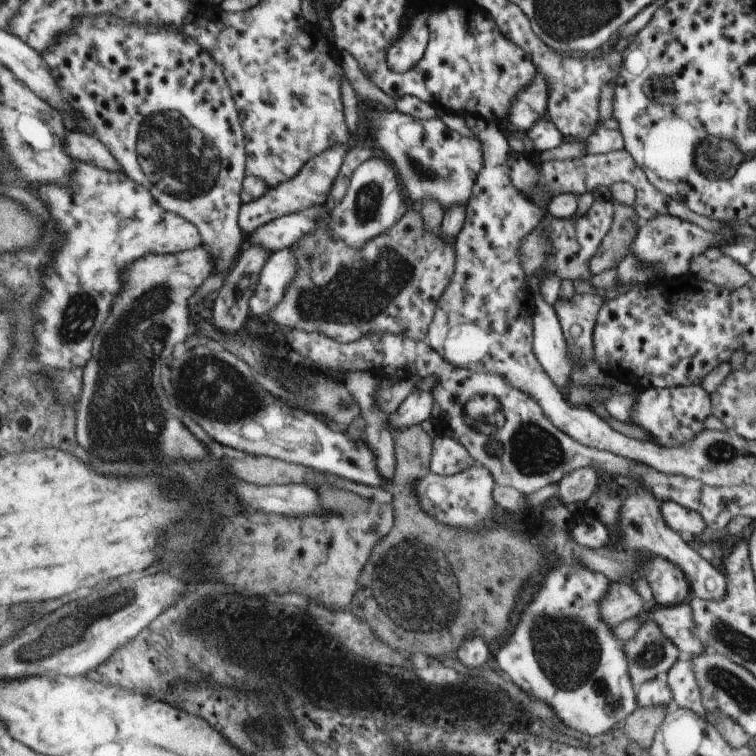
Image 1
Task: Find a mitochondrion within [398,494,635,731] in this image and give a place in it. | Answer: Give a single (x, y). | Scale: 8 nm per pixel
(568, 651)

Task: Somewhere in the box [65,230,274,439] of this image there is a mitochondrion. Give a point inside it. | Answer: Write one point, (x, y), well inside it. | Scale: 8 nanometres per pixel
(203, 382)

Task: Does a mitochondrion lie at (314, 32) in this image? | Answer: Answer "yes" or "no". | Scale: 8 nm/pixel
no

